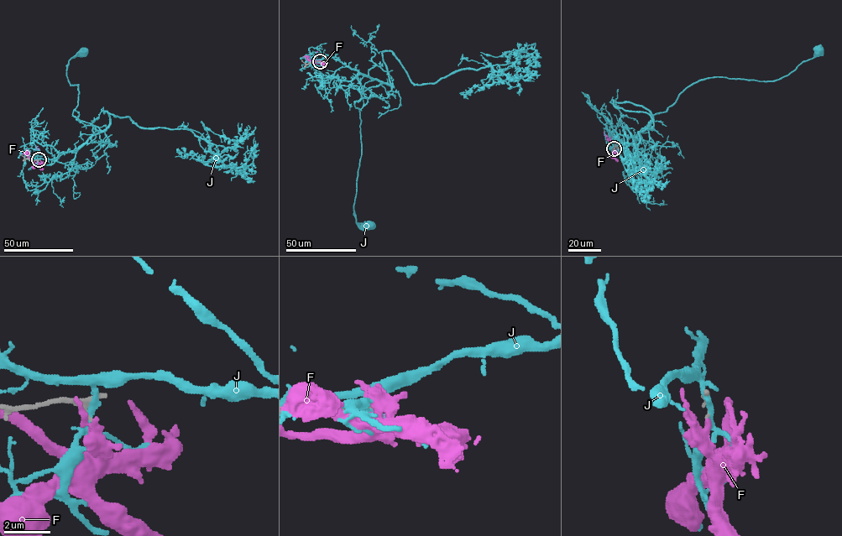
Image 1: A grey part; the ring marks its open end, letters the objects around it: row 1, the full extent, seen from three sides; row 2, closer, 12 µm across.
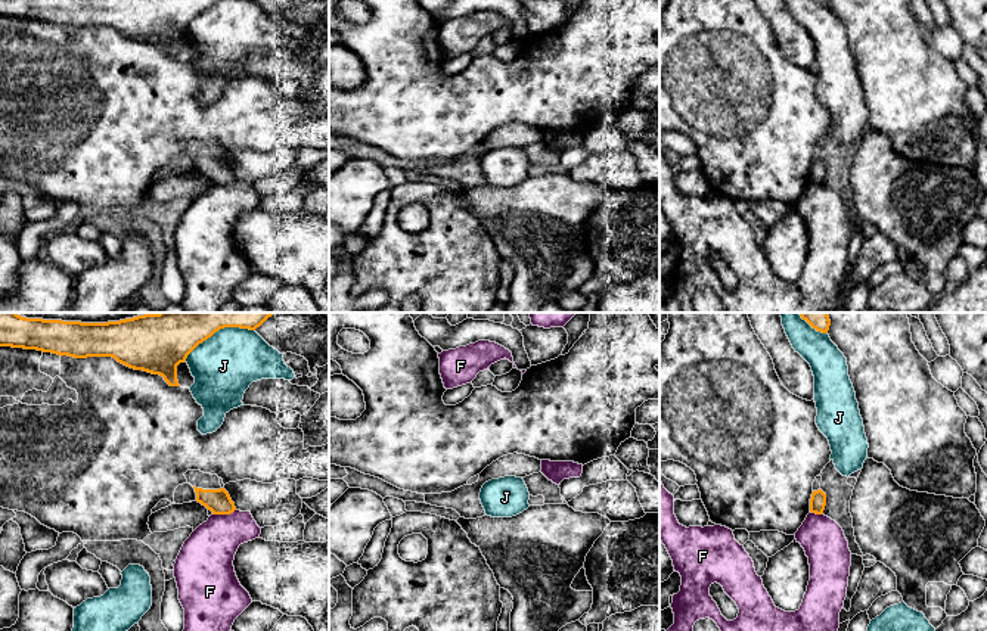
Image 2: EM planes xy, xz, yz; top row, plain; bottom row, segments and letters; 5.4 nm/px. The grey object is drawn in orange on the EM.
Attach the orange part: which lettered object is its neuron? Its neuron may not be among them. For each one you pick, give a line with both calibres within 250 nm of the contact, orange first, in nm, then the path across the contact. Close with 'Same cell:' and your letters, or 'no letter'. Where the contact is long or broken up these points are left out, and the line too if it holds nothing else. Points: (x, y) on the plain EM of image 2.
Same cell: no letter

